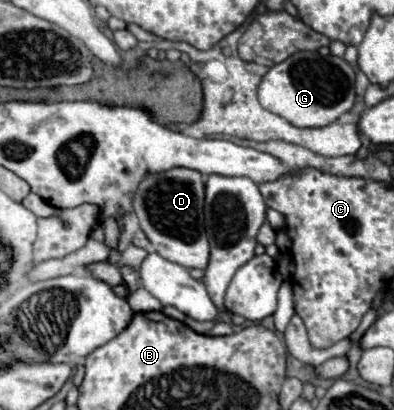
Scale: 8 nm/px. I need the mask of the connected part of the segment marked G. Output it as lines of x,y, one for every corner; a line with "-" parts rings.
299,52
291,58
271,66
259,84
259,102
263,108
285,118
299,128
321,128
335,122
343,112
349,112
355,100
355,72
349,62
337,56
321,56
319,52

